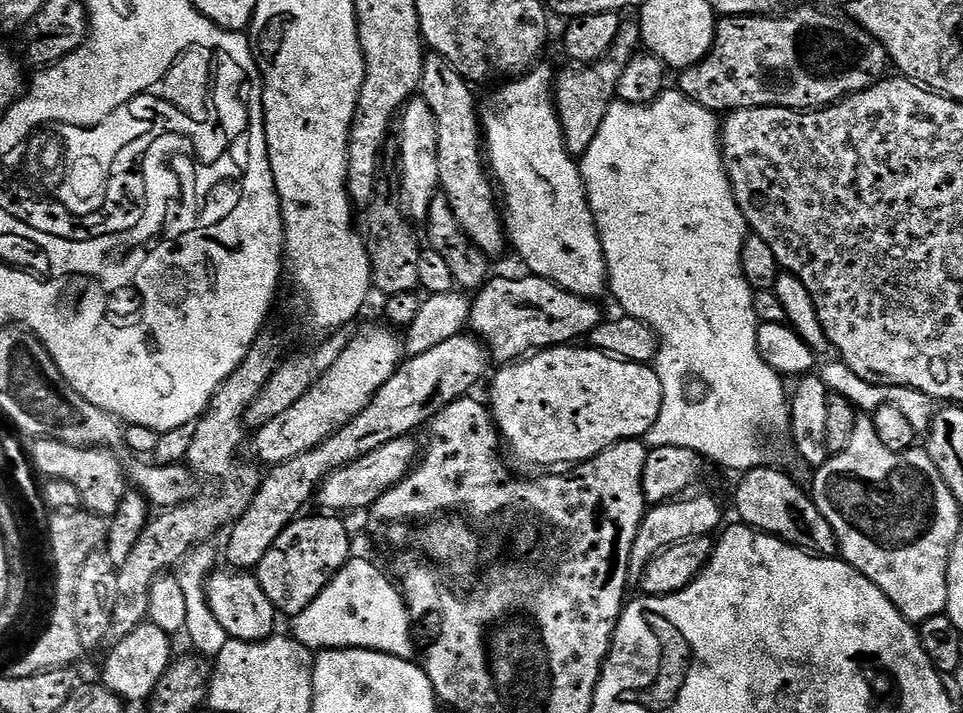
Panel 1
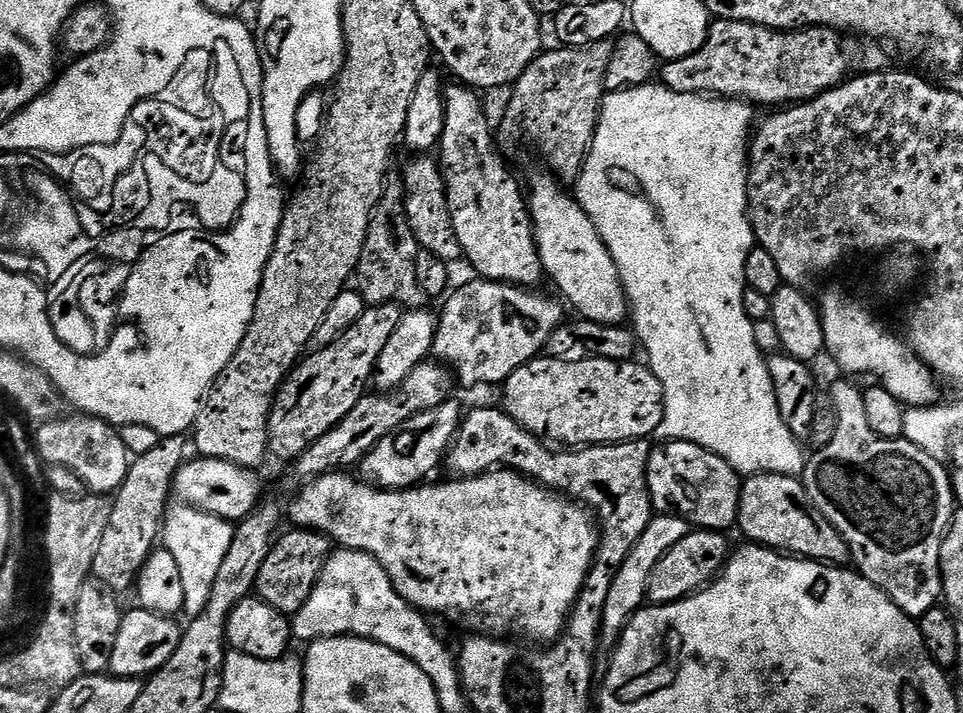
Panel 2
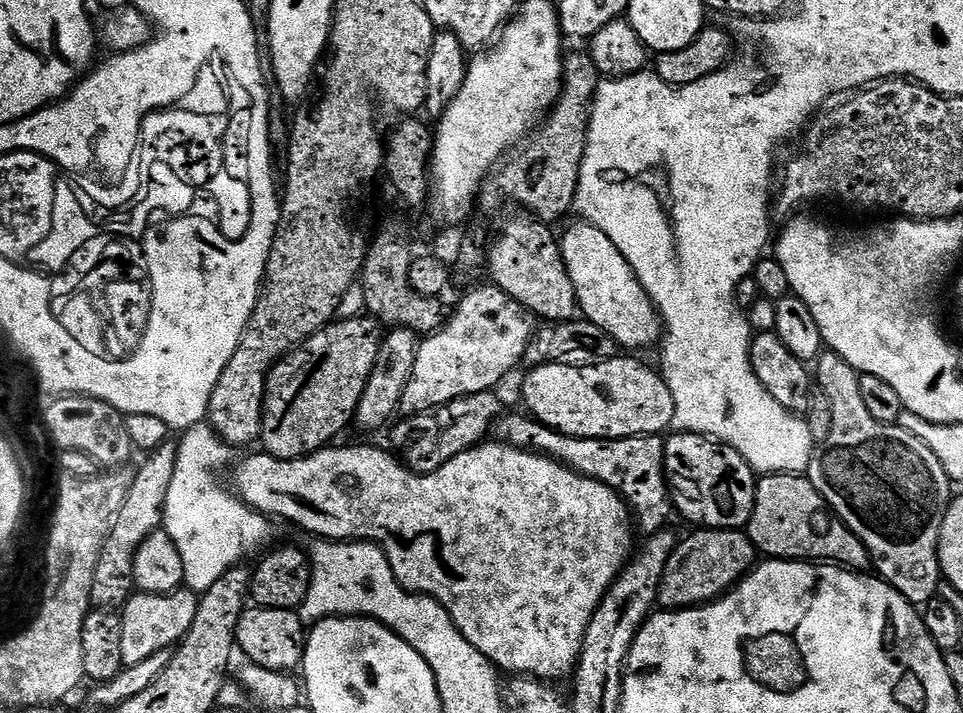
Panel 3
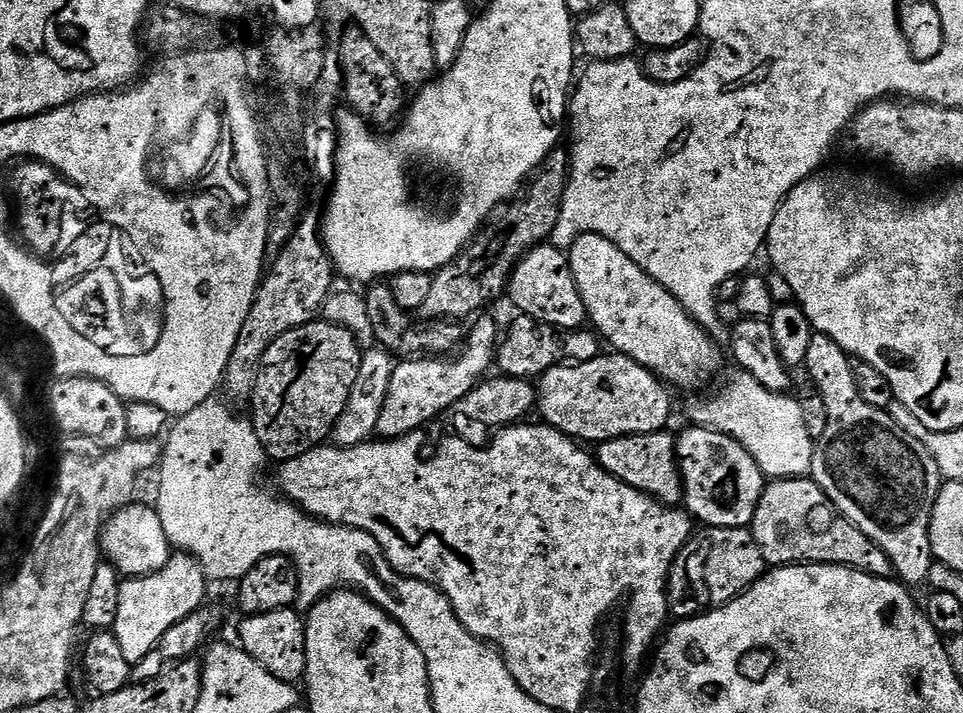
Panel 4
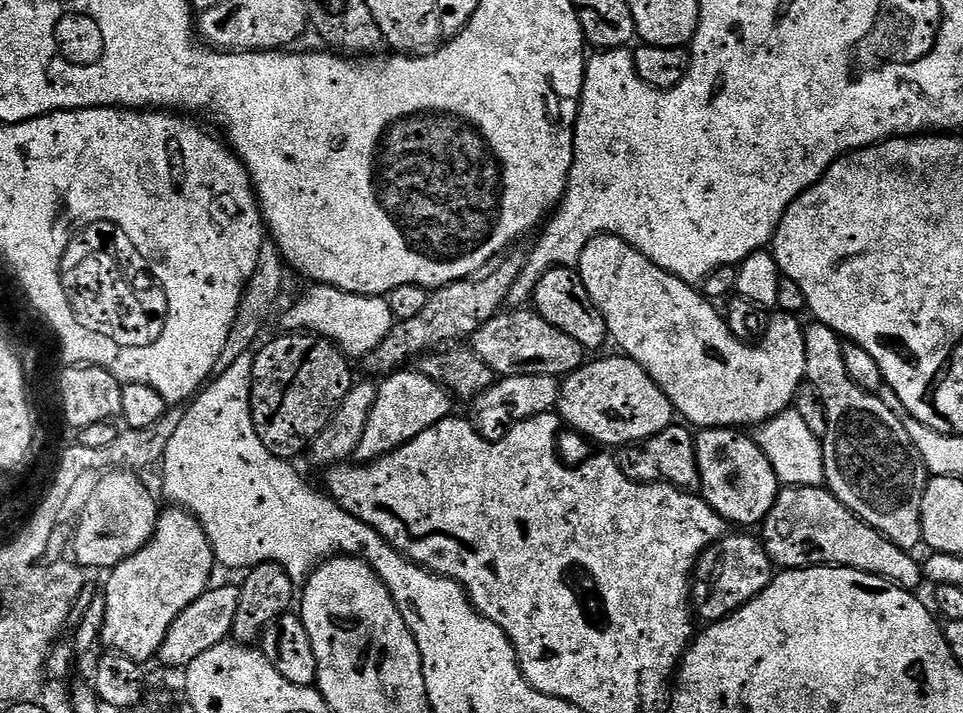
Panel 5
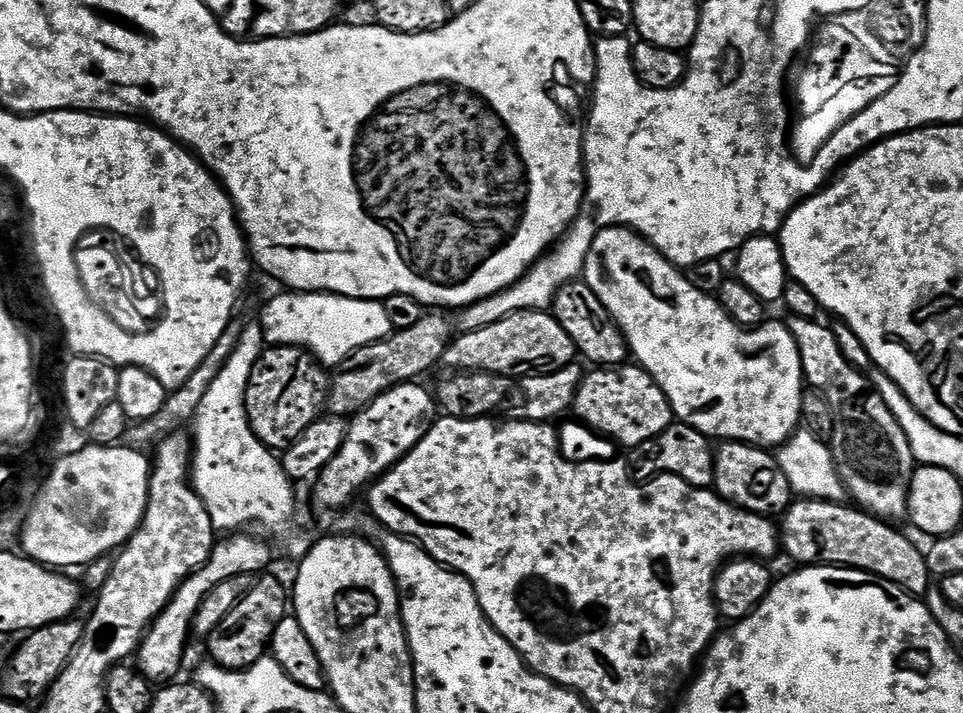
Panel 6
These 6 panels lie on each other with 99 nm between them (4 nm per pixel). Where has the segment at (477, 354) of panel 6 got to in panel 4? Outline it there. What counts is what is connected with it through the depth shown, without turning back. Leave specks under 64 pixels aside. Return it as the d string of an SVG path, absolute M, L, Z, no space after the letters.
M523 314L515 317L517 320L503 333L502 343L498 348L498 368L505 376L515 376L518 380L539 378L551 368L569 360L578 364L590 362L601 355L602 340L595 331L584 328L555 328L549 324L539 324L534 318Z

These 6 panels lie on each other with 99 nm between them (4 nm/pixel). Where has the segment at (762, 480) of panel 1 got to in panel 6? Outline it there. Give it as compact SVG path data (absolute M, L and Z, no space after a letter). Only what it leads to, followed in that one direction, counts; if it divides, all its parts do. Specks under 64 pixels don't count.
M800 498L795 502L788 505L786 511L783 513L782 519L784 521L779 521L778 531L780 533L780 539L782 541L783 551L786 553L788 551L788 556L792 560L797 560L797 565L800 566L843 566L845 568L857 568L863 572L873 572L876 576L881 576L883 580L889 580L894 582L900 588L906 589L906 591L911 592L913 596L920 598L927 593L930 587L930 573L928 570L928 561L926 559L925 553L920 552L916 549L916 544L912 540L907 540L902 533L899 532L899 527L893 526L887 520L881 520L879 516L871 515L859 507L851 506L852 508L847 508L847 503L844 502L833 502L831 500L813 500L811 498Z

